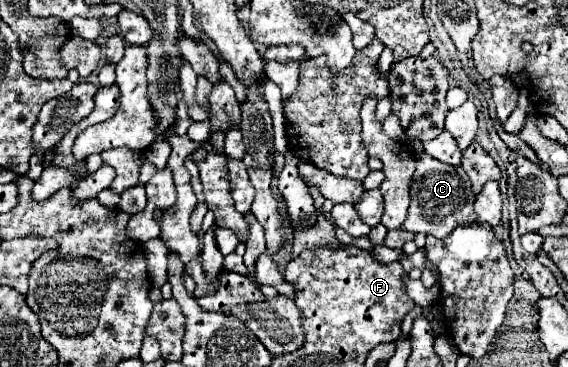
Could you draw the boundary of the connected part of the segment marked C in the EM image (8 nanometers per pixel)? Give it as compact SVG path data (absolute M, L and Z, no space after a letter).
M420 153L416 157L416 171L412 177L410 193L412 193L412 203L408 207L408 217L404 221L404 227L400 227L404 231L426 233L444 239L458 225L470 225L476 221L476 213L472 209L474 195L468 183L468 175L462 167L452 167L448 163L432 159L426 153Z

